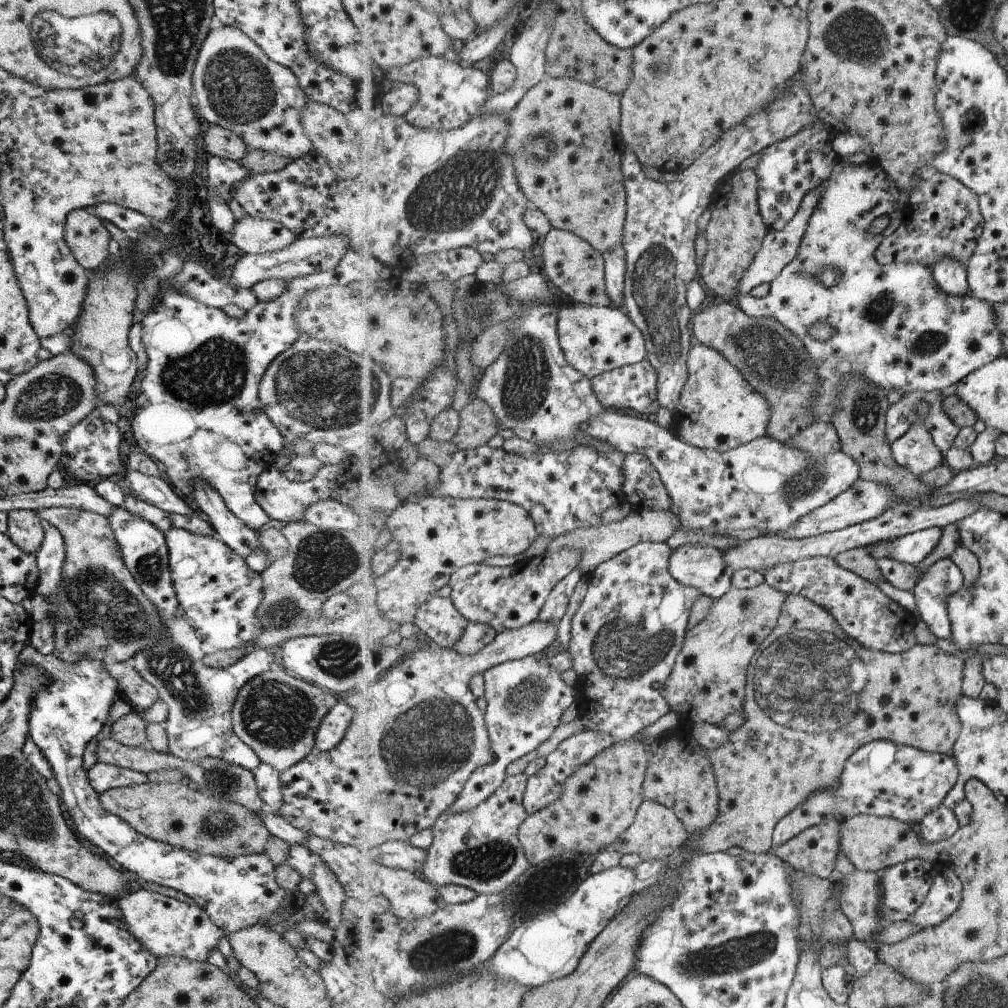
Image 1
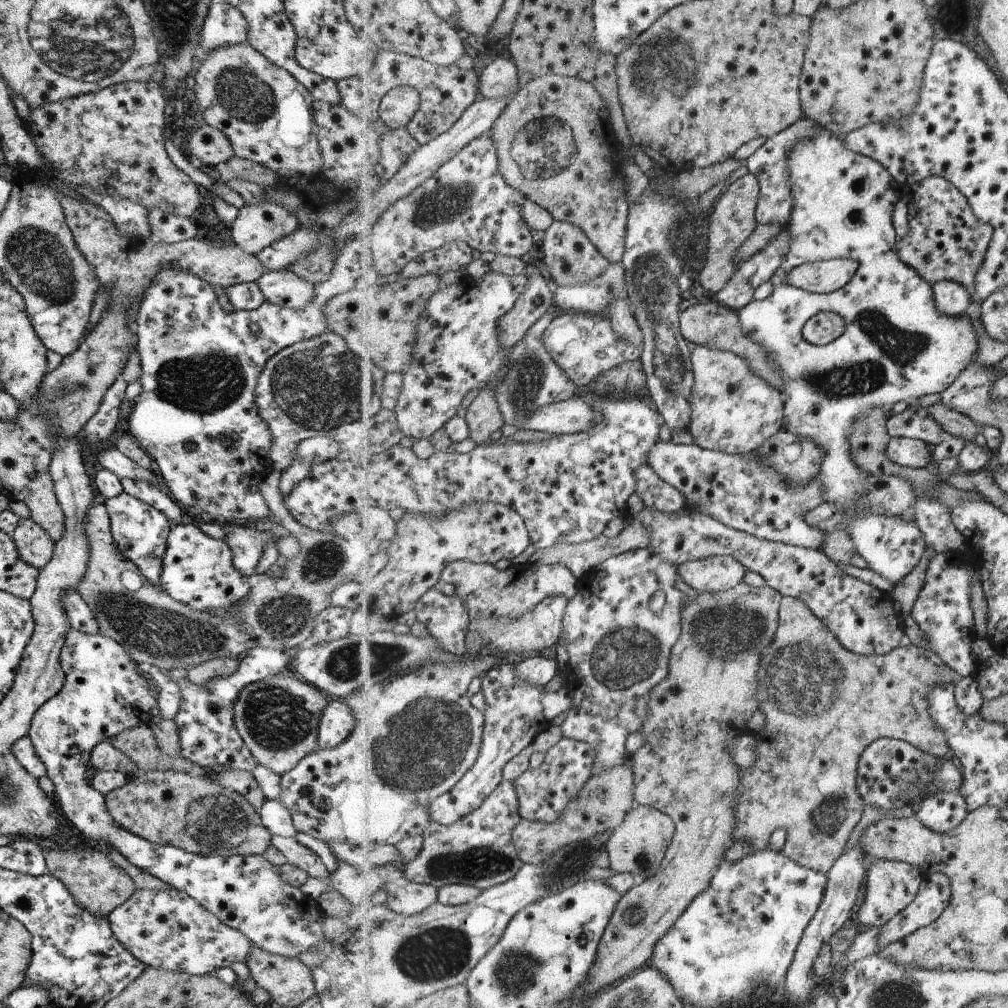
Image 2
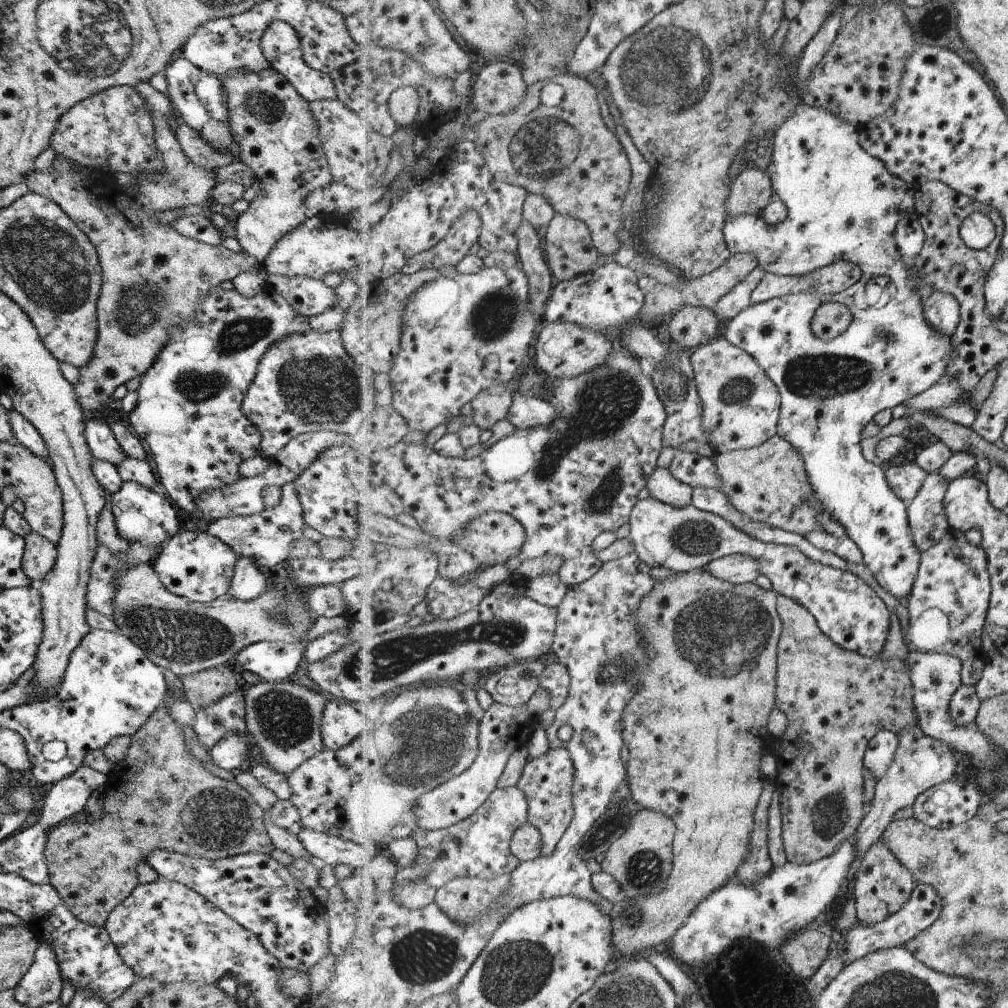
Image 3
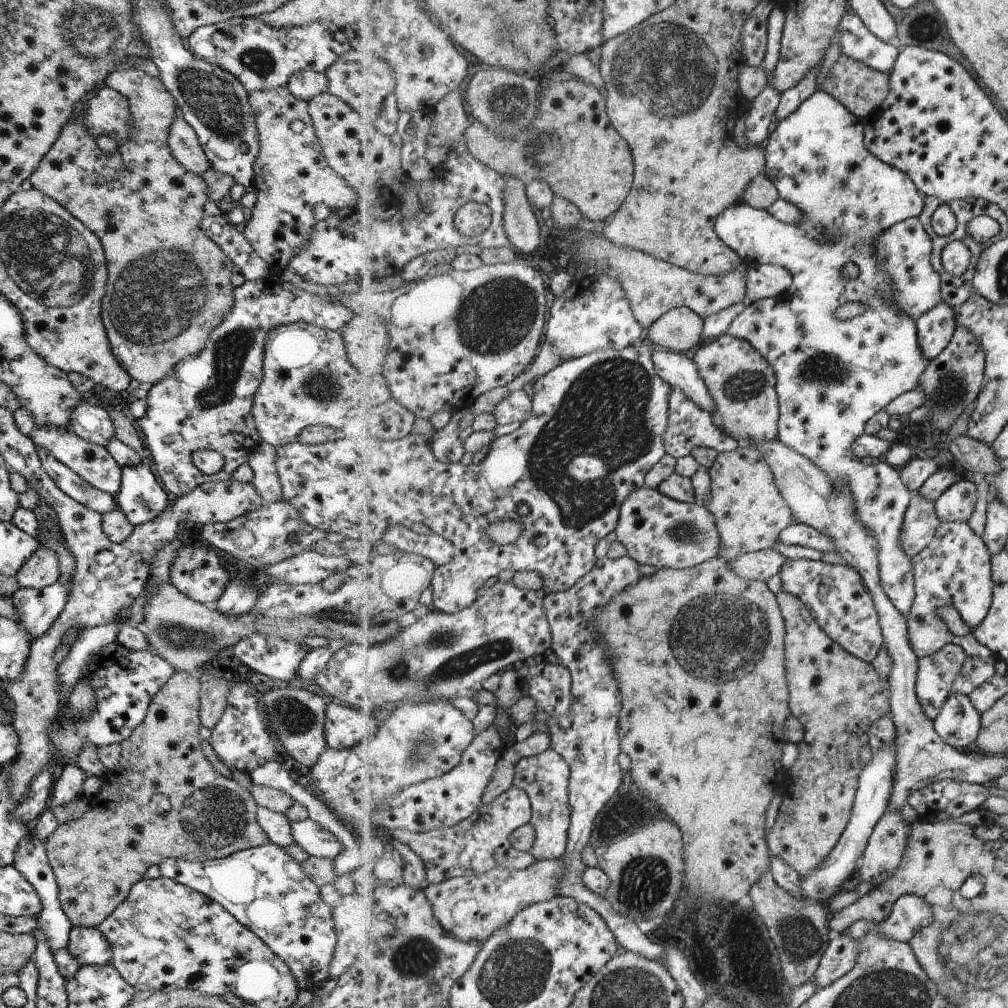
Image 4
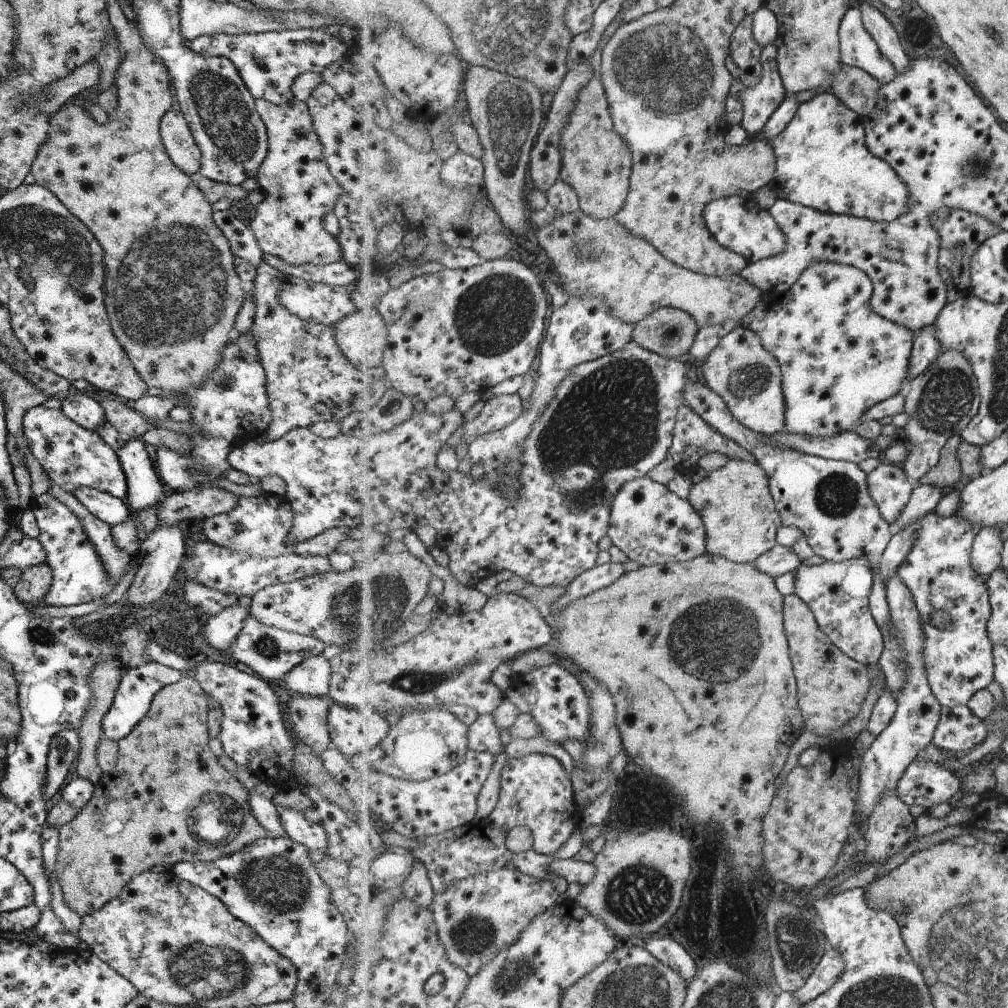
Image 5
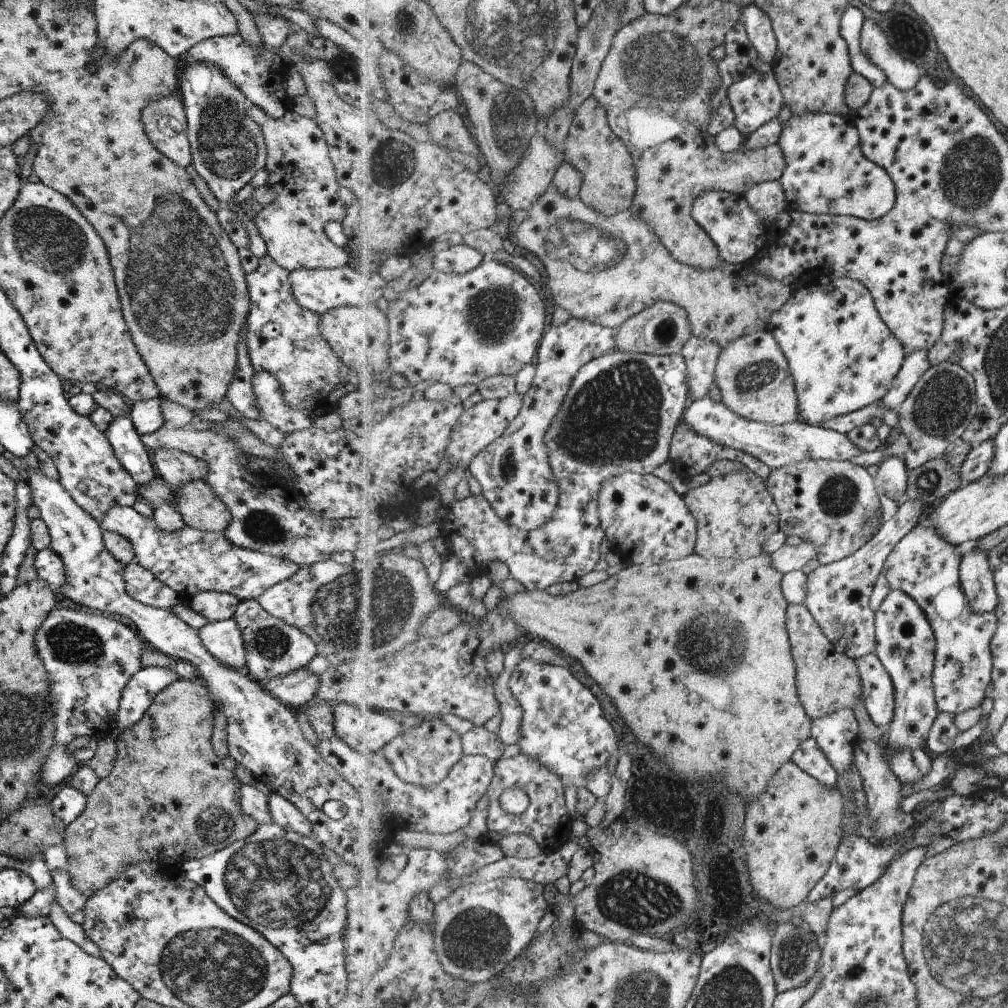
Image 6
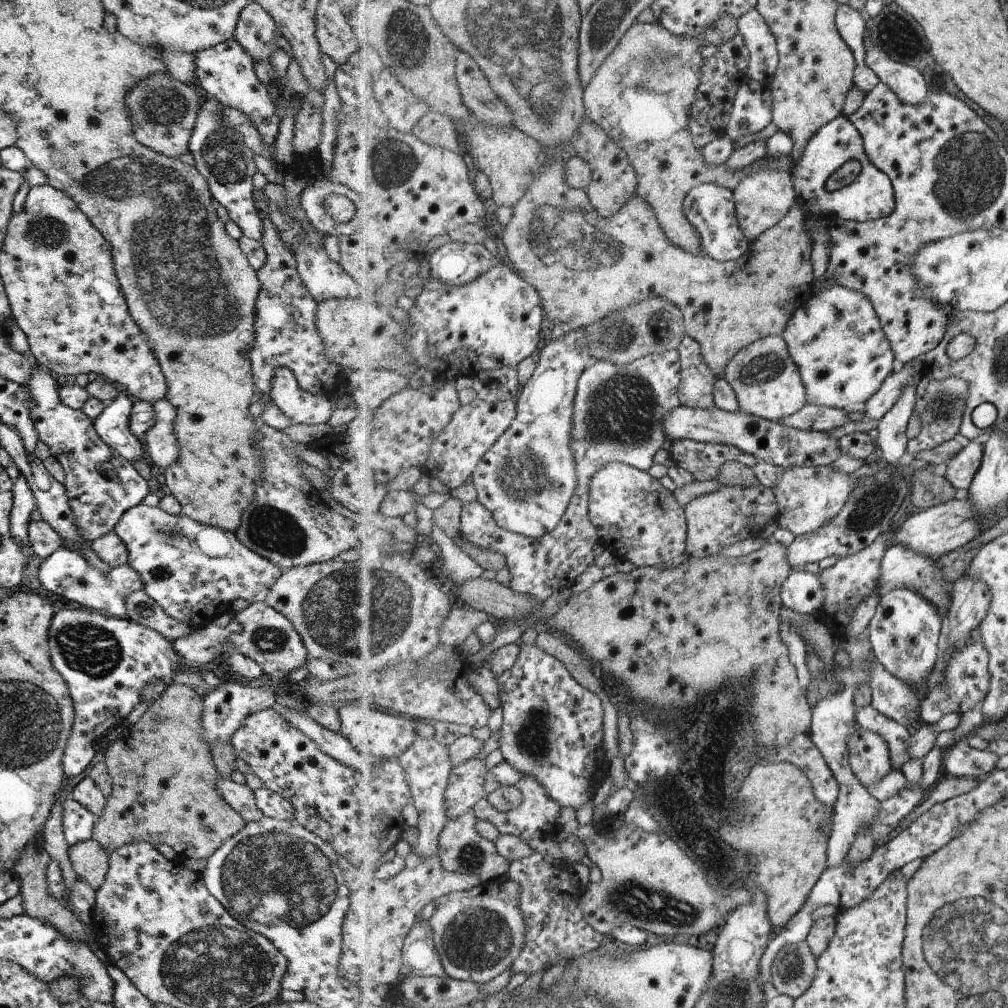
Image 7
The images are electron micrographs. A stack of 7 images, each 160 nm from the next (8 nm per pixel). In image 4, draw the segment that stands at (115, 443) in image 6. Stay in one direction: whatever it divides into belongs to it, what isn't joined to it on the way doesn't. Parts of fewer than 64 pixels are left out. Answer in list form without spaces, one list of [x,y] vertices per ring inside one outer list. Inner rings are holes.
[[[141,460],[132,467],[123,467],[120,472],[120,489],[113,497],[129,524],[133,527],[149,522],[165,510],[170,495],[148,469],[148,460]]]

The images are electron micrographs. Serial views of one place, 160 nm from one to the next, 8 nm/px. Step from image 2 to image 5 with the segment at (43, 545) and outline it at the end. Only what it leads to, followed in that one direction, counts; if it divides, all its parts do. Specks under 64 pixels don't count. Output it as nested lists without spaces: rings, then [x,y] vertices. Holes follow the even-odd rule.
[[[43,561],[24,568],[19,573],[18,581],[12,588],[14,596],[26,606],[39,604],[52,579],[48,564]]]

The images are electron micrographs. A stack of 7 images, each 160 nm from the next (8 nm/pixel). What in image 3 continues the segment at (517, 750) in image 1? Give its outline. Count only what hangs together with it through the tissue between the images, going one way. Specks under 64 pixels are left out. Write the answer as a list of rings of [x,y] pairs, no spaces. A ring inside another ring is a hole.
[[[494,701],[485,711],[480,722],[480,755],[476,758],[476,763],[468,771],[449,780],[448,783],[443,783],[440,787],[434,788],[425,796],[421,796],[421,800],[417,802],[417,808],[415,808],[419,828],[428,831],[443,830],[451,828],[454,824],[475,814],[498,789],[500,778],[507,766],[507,760],[521,746],[521,738],[529,740],[529,736],[525,736],[525,730],[529,730],[529,734],[531,734],[538,728],[538,717],[532,715],[528,704],[509,706]],[[511,718],[519,718],[519,724],[515,726],[517,732],[513,732],[519,736],[509,736],[509,732],[513,730]],[[521,720],[525,720],[525,726],[521,724]],[[521,730],[523,730],[523,734],[521,734]]]

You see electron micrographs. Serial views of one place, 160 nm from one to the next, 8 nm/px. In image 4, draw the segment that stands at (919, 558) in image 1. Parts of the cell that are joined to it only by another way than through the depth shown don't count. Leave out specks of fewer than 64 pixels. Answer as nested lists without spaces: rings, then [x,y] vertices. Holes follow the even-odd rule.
[[[818,90],[809,100],[806,100],[793,112],[793,114],[790,114],[787,118],[779,122],[770,134],[767,144],[765,144],[765,174],[776,184],[780,192],[780,198],[788,200],[793,206],[799,208],[802,214],[801,220],[793,224],[784,223],[777,220],[772,213],[765,209],[756,209],[743,202],[739,202],[729,207],[723,215],[718,217],[716,220],[716,233],[725,244],[728,244],[735,252],[738,252],[743,260],[763,262],[763,265],[767,265],[767,262],[769,262],[769,265],[781,265],[789,269],[792,273],[794,281],[789,290],[776,297],[763,299],[755,303],[747,303],[745,310],[737,318],[733,319],[726,334],[749,342],[749,344],[753,345],[753,348],[756,348],[773,365],[778,376],[776,389],[780,396],[779,440],[783,441],[787,446],[797,449],[803,456],[808,456],[815,464],[818,464],[825,472],[828,472],[828,476],[833,483],[836,483],[839,487],[844,487],[850,493],[856,511],[858,512],[858,517],[864,522],[864,526],[878,542],[881,586],[884,588],[887,596],[893,601],[893,604],[908,617],[916,599],[916,574],[914,572],[913,557],[908,552],[905,552],[904,546],[902,545],[902,533],[904,532],[905,515],[914,494],[905,486],[898,469],[889,464],[863,464],[863,460],[857,459],[850,447],[861,435],[865,434],[866,424],[869,419],[873,418],[875,413],[886,409],[896,398],[918,388],[922,384],[924,372],[928,370],[928,366],[931,364],[920,343],[920,332],[918,331],[916,319],[909,313],[901,312],[897,307],[894,307],[891,298],[892,294],[889,291],[889,276],[884,273],[878,261],[878,256],[875,256],[875,242],[879,239],[879,236],[883,235],[887,231],[887,228],[894,227],[897,223],[903,222],[909,217],[919,217],[924,211],[926,202],[924,199],[925,196],[920,192],[913,179],[906,172],[887,164],[868,149],[864,141],[864,123],[864,120],[857,118],[844,104],[841,104],[841,101],[833,98],[833,95]],[[847,262],[853,262],[859,268],[860,272],[856,279],[845,280],[841,276],[840,268],[843,268]],[[847,303],[863,303],[868,306],[868,309],[862,315],[846,321],[837,318],[835,315],[836,310],[841,305]]]

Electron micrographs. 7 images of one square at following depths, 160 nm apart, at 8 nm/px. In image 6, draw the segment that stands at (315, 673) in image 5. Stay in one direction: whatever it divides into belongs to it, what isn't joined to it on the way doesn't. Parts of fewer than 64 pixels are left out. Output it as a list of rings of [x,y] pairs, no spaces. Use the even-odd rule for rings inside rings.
[[[305,666],[288,672],[285,676],[273,677],[262,683],[262,687],[286,707],[299,710],[300,706],[307,704],[316,694],[318,684],[318,676]]]

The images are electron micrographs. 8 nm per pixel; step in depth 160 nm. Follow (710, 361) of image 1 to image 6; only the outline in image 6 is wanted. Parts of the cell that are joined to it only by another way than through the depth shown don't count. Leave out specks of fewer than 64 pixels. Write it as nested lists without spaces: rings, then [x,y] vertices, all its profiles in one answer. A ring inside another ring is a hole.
[[[767,329],[746,334],[728,344],[721,351],[714,382],[720,388],[722,402],[740,417],[770,425],[784,425],[800,418],[789,361]]]

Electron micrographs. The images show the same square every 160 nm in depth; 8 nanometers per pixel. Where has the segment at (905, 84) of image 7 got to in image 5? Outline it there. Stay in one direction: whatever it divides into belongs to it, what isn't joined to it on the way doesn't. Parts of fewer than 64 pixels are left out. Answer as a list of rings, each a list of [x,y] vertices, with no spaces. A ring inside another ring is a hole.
[[[861,4],[859,7],[862,10],[865,28],[877,41],[881,52],[889,57],[893,64],[896,64],[898,74],[908,71],[912,64],[909,62],[903,46],[901,46],[901,40],[899,40],[895,26],[877,8],[867,4]]]

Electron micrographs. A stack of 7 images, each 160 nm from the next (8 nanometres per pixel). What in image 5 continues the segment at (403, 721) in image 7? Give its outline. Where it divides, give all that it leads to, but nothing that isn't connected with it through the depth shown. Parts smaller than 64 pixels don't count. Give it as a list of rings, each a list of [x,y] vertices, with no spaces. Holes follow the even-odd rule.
[[[333,702],[327,709],[326,727],[330,746],[346,758],[361,748],[375,748],[391,730],[391,724],[373,710],[351,710]]]

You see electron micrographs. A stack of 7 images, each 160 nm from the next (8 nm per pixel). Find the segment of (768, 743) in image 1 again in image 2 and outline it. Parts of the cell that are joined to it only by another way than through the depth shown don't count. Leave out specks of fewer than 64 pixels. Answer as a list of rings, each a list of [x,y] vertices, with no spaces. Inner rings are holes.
[[[784,597],[780,607],[780,628],[776,634],[775,643],[769,648],[769,654],[763,656],[761,660],[761,668],[757,674],[757,698],[761,703],[760,712],[765,715],[766,721],[763,730],[759,731],[756,736],[757,744],[755,745],[756,761],[751,768],[741,769],[741,787],[739,796],[739,804],[737,804],[737,828],[735,828],[735,841],[744,840],[749,842],[756,851],[763,851],[769,846],[772,835],[779,829],[785,828],[787,832],[787,842],[783,848],[782,854],[791,858],[801,866],[813,868],[817,872],[828,874],[837,863],[837,860],[844,856],[843,850],[855,830],[855,826],[861,822],[863,812],[865,812],[865,798],[861,796],[857,784],[859,784],[859,760],[863,752],[875,740],[879,738],[895,738],[909,742],[912,746],[919,748],[921,751],[927,752],[929,755],[934,755],[939,758],[947,758],[947,752],[951,751],[949,742],[945,732],[935,724],[931,710],[929,710],[929,692],[941,684],[941,682],[958,682],[961,679],[960,674],[957,674],[937,652],[919,646],[905,646],[897,648],[889,654],[885,655],[859,655],[849,651],[836,638],[835,634],[825,627],[825,624],[815,616],[815,612],[803,600],[795,597]]]

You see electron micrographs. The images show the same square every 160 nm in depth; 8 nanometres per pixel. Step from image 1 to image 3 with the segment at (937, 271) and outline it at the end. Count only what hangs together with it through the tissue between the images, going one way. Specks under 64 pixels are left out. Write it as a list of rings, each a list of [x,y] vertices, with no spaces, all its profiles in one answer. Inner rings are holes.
[[[934,291],[924,304],[926,319],[950,337],[962,319],[960,302],[953,293]]]

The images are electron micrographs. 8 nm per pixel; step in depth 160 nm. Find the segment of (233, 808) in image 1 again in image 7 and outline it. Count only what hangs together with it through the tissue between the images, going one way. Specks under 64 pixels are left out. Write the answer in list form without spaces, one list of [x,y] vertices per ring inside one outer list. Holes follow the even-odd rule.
[[[183,684],[167,685],[163,689],[163,692],[153,702],[148,704],[143,714],[137,719],[137,722],[127,726],[127,729],[124,729],[115,740],[109,742],[102,748],[105,766],[107,767],[109,776],[112,778],[112,791],[105,797],[102,811],[94,817],[90,838],[83,842],[76,842],[68,847],[68,859],[73,872],[75,872],[77,878],[85,881],[93,890],[95,890],[104,879],[104,874],[108,867],[109,854],[120,846],[129,843],[144,842],[157,848],[159,845],[168,844],[169,848],[172,848],[177,856],[191,859],[206,859],[225,839],[233,836],[236,832],[239,832],[240,828],[243,828],[245,824],[244,820],[223,800],[223,797],[216,789],[216,783],[220,780],[221,776],[219,776],[213,764],[207,743],[204,741],[204,734],[200,730],[200,724],[202,723],[201,713],[201,698],[199,698],[191,688],[187,688],[187,686],[183,686]]]

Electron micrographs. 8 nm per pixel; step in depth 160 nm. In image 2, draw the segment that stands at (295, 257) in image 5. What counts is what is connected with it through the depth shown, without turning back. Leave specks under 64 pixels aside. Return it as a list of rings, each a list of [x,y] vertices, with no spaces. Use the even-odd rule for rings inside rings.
[[[239,42],[233,46],[219,46],[211,50],[199,64],[199,68],[190,75],[189,93],[195,98],[203,112],[206,125],[218,130],[229,140],[234,156],[249,160],[262,168],[274,172],[278,179],[295,176],[315,176],[321,173],[321,158],[315,142],[315,124],[313,123],[312,98],[301,84],[256,52],[249,44]],[[273,203],[245,205],[230,224],[231,238],[240,250],[255,255],[297,229],[297,218]]]

